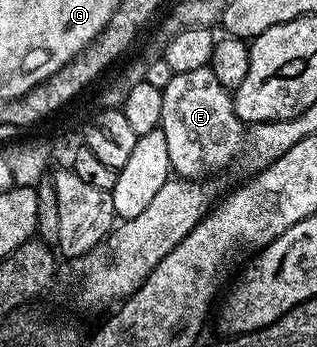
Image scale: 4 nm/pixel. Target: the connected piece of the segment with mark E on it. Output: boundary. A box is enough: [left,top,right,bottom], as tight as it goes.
[160,67,247,179]

